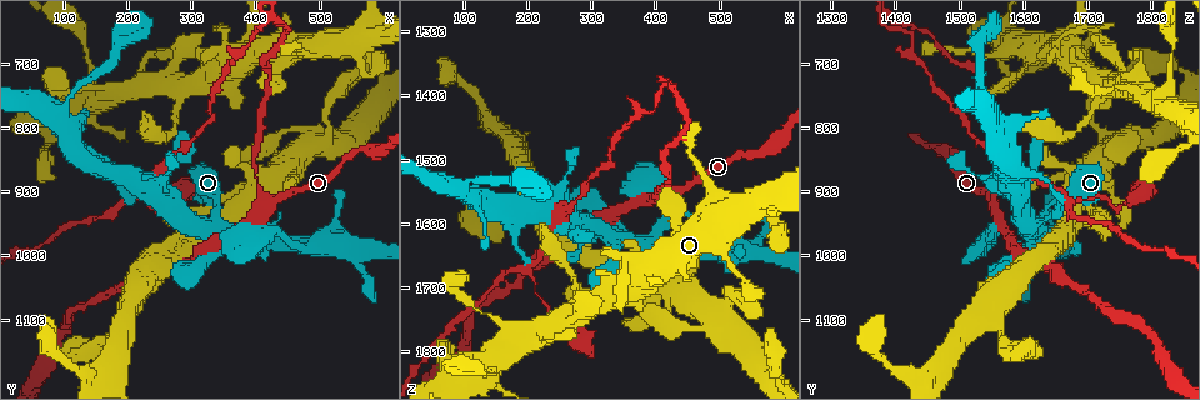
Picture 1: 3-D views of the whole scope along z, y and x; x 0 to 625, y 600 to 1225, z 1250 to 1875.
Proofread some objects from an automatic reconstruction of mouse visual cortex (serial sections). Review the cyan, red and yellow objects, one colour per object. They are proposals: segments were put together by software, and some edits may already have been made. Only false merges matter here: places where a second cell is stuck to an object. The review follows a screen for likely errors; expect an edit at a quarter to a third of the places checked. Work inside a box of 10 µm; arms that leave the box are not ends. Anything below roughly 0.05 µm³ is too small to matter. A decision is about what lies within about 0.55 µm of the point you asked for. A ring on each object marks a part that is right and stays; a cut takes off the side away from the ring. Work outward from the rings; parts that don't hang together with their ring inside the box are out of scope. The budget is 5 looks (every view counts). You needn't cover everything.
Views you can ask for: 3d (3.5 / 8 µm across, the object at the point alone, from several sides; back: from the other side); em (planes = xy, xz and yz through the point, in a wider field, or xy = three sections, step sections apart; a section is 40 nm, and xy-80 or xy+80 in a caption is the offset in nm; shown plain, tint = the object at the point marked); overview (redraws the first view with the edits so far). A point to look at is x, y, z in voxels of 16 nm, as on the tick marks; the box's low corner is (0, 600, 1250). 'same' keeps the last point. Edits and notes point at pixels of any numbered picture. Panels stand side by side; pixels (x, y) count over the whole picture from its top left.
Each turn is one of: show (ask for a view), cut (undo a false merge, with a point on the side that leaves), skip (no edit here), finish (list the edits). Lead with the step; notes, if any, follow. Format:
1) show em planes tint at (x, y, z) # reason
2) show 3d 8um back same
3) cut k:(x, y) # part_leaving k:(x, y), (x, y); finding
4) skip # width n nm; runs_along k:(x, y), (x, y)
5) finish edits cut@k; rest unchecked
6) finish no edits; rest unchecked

show 3d 3.5um at (375, 675, 1665) # abrupt turn

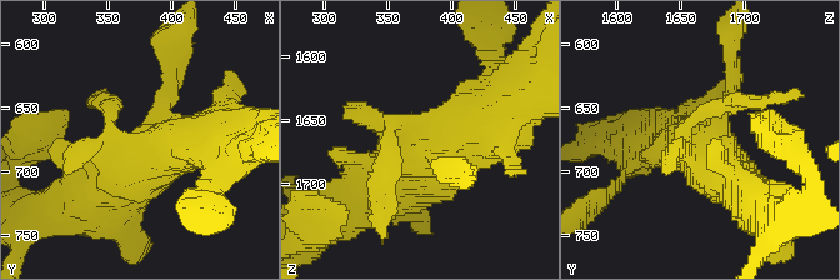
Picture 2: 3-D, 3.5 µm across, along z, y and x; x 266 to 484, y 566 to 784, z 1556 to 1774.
show em planes tint at (372, 676, 1662) # shape alone is not enough

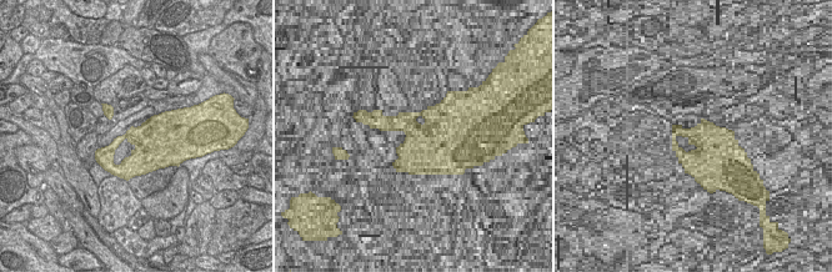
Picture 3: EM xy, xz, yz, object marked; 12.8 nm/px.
show em xy step 2 tint same # cut it another way

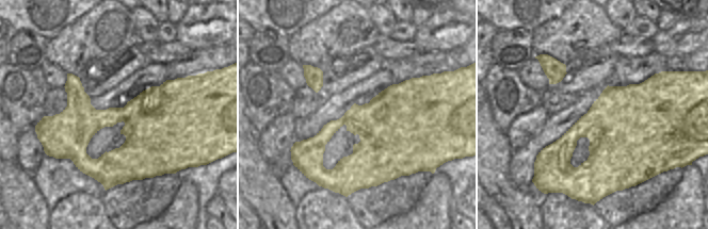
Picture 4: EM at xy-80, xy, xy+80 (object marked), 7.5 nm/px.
cut 2:(98, 95) # part_leaving 2:(691, 123), (736, 99), (804, 95); a second cell is stuck on

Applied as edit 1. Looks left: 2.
show 3d 3.5um at (335, 940, 1625) # a fork

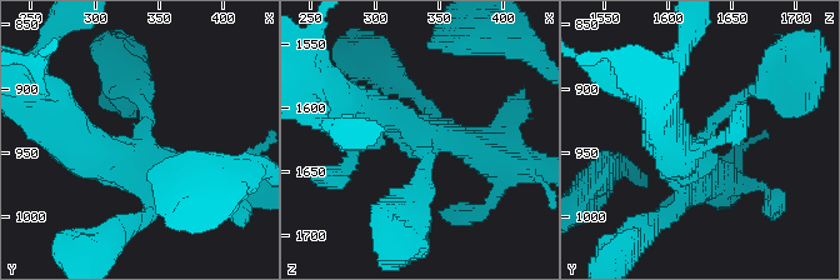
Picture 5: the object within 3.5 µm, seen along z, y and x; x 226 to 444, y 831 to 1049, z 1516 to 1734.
show em xy step 5 tint at (332, 942, 1622) # arms 4; arm_widths 200, 200, 400, 500 nm

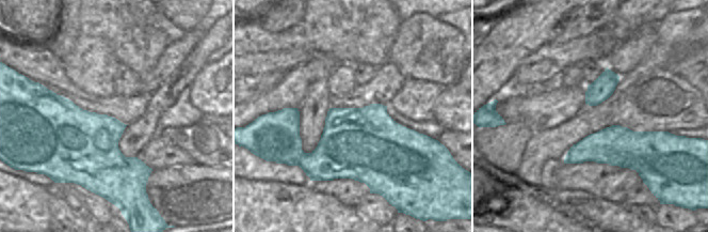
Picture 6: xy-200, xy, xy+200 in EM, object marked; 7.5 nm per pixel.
skip # width 550 nm; runs_along 5:(419, 193), (411, 131), (354, 106); one cell here

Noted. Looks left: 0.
finish edits cut@2; rest unchecked

